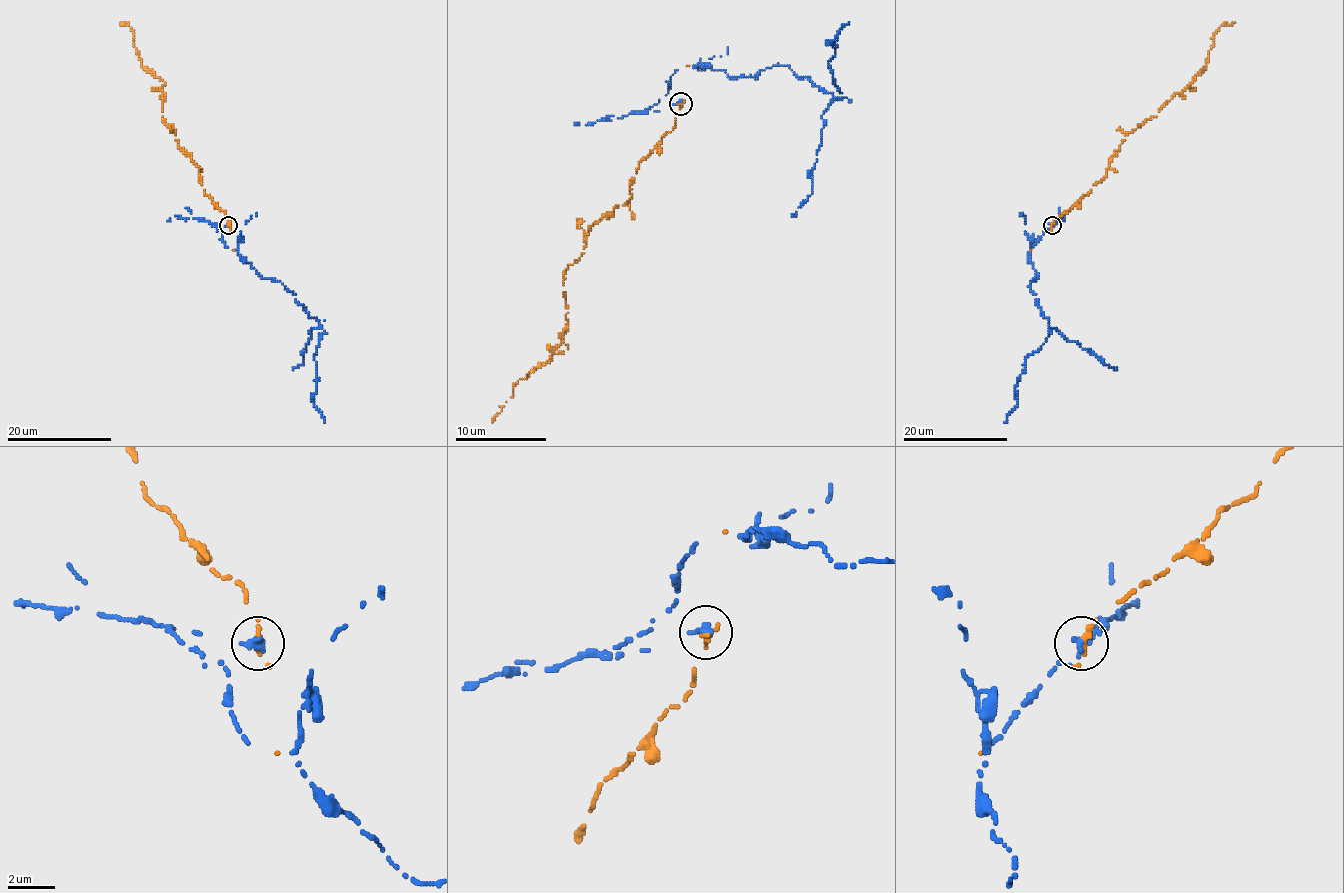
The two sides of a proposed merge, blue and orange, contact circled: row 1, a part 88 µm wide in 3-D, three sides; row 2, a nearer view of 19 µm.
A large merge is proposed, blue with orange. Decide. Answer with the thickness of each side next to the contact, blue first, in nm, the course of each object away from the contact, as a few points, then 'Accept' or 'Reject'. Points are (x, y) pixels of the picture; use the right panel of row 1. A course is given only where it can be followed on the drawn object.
Thickness 360 nm (blue) against 300 nm. Course of blue: (1052, 225), (1030, 249), (1036, 276), (1030, 291), (1049, 323), (1045, 342), (1026, 357), (1017, 405), (1005, 423). Course of orange: (1052, 225), (1105, 176), (1125, 135), (1185, 89), (1206, 65), (1213, 35), (1222, 24), (1234, 23). Reject

